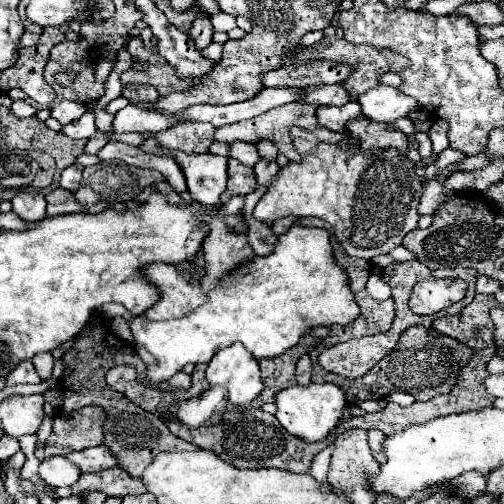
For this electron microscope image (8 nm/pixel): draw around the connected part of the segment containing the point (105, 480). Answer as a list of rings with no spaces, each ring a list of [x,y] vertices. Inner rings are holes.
[[[109,468],[97,474],[83,474],[79,484],[73,484],[73,494],[79,496],[85,490],[99,490],[105,496],[127,496],[147,492],[141,478],[129,476],[123,468]]]

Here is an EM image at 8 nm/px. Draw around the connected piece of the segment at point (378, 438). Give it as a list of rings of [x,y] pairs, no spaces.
[[[371,430],[369,432],[369,448],[371,448],[371,454],[377,460],[377,464],[383,464],[385,462],[385,456],[381,454],[383,452],[383,446],[381,444],[383,444],[383,434]]]

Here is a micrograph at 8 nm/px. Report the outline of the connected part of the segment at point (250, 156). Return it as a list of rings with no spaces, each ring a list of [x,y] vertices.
[[[233,142],[229,146],[229,158],[235,158],[239,162],[243,162],[245,166],[253,166],[259,160],[259,152],[255,148],[255,144],[247,144],[247,142]]]

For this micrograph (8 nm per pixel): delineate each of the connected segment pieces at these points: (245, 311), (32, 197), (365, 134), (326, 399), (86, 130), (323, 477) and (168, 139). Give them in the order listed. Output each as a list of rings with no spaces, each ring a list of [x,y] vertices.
[[[293,224],[285,234],[281,234],[275,250],[269,256],[255,256],[251,262],[241,264],[235,272],[231,272],[231,276],[227,276],[227,280],[223,280],[221,288],[211,290],[207,296],[207,304],[175,320],[153,322],[141,316],[131,318],[129,328],[135,342],[145,346],[157,358],[155,366],[147,366],[147,378],[151,384],[169,380],[185,364],[207,364],[217,350],[235,342],[241,342],[257,360],[273,358],[293,348],[303,334],[311,332],[311,328],[333,324],[347,326],[359,316],[359,306],[355,302],[355,294],[351,292],[349,276],[333,256],[329,232],[323,228],[307,228],[301,224]]]
[[[19,192],[13,196],[11,204],[13,204],[13,212],[25,222],[39,222],[47,218],[47,212],[45,212],[47,202],[41,192],[35,192],[35,194]]]
[[[359,116],[359,118],[347,122],[347,130],[361,142],[361,148],[365,152],[371,152],[377,146],[397,148],[401,152],[407,150],[407,136],[399,130],[389,128],[389,124],[373,122],[373,120]]]
[[[309,384],[309,386],[291,386],[277,392],[275,404],[277,404],[275,418],[287,432],[307,442],[317,442],[323,440],[339,424],[343,408],[347,406],[347,398],[345,392],[335,384]]]
[[[85,112],[79,120],[73,120],[71,124],[63,126],[61,132],[73,140],[81,140],[81,138],[91,138],[95,132],[97,132],[97,126],[95,126],[95,116],[91,112]]]
[[[329,441],[325,450],[319,452],[319,456],[315,456],[315,460],[311,462],[311,468],[309,468],[309,474],[313,478],[317,478],[319,482],[327,482],[327,472],[329,472],[329,460],[331,460],[331,454],[333,451],[333,442]]]
[[[183,122],[153,134],[153,137],[164,148],[189,151],[189,154],[203,154],[209,151],[213,134],[213,124]]]

